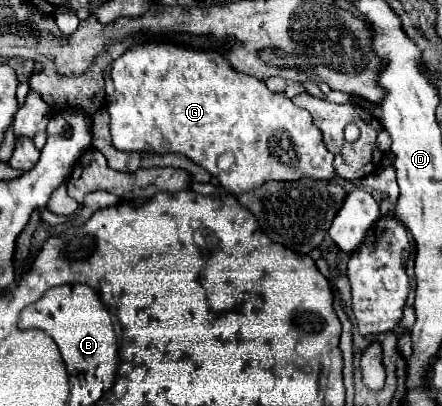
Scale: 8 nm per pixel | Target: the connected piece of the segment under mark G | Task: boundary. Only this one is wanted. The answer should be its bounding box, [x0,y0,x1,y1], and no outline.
[104,42,336,194]

